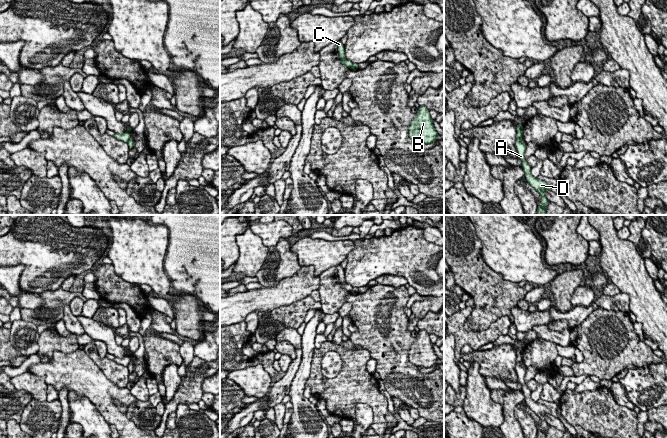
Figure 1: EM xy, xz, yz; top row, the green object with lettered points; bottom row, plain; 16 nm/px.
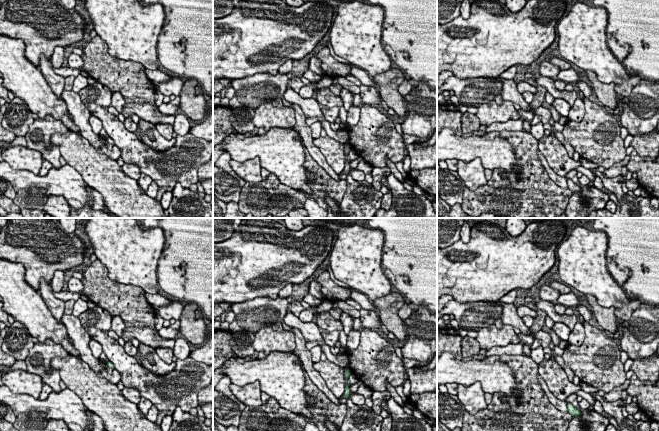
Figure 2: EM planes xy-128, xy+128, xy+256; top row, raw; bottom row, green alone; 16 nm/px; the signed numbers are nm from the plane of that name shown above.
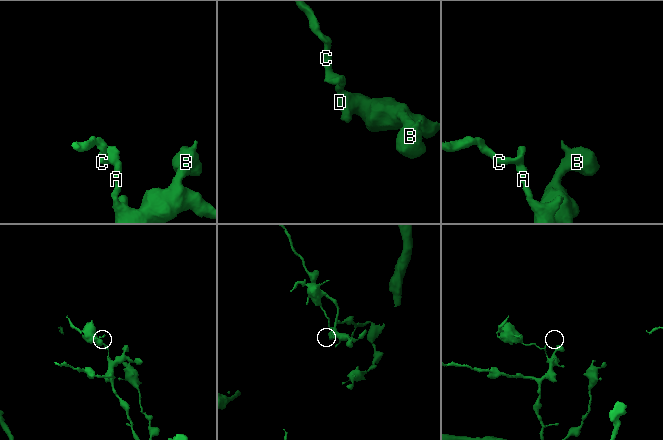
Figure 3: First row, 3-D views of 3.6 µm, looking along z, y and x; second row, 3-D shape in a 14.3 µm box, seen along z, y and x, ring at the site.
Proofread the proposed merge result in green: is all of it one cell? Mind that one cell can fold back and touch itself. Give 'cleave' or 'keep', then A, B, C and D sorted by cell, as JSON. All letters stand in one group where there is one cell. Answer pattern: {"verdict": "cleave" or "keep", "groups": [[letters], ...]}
{"verdict": "cleave", "groups": [["A", "B", "D"], ["C"]]}

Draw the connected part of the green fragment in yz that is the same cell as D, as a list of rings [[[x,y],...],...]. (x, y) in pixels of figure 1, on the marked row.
[[[516,139],[515,141],[515,148],[518,152],[518,158],[521,159],[522,164],[521,167],[525,172],[525,177],[529,184],[540,194],[541,196],[541,206],[537,206],[537,214],[536,215],[546,215],[546,206],[549,200],[546,198],[544,192],[546,190],[551,190],[549,184],[544,181],[539,180],[531,175],[530,166],[527,164],[524,153],[526,150],[526,144],[521,139]]]

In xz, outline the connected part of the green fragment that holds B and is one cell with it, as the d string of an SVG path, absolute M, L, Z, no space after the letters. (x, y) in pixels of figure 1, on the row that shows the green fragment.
M419 106L418 113L409 126L409 137L421 144L430 144L438 139L433 119L426 107Z

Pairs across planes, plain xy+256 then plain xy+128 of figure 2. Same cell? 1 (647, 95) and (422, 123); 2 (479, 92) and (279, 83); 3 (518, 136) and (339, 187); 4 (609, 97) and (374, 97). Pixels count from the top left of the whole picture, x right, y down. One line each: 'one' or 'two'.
1: one
2: one
3: one
4: two

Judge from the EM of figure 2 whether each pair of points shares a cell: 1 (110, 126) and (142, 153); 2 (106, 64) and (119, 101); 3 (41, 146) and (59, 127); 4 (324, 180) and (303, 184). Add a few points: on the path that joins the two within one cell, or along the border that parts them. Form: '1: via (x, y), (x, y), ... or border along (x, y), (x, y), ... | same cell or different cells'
1: via (118, 133), (134, 149) | same cell
2: border along (112, 92), (119, 92), (126, 102) | different cells
3: via (41, 140), (53, 127) | same cell
4: border along (305, 160), (304, 167), (311, 195) | different cells

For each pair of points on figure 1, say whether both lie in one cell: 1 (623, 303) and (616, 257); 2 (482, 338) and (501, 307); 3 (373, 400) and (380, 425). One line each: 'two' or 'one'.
1: two
2: two
3: one

